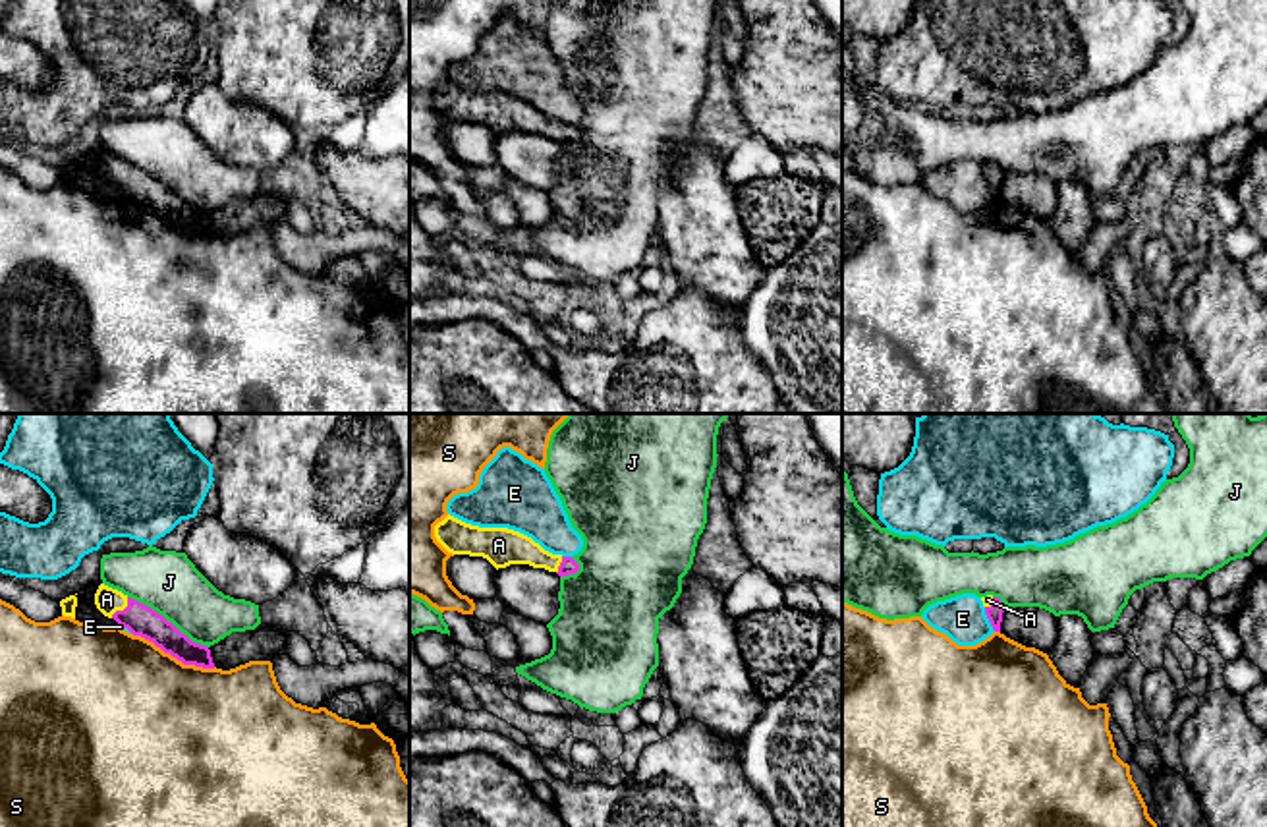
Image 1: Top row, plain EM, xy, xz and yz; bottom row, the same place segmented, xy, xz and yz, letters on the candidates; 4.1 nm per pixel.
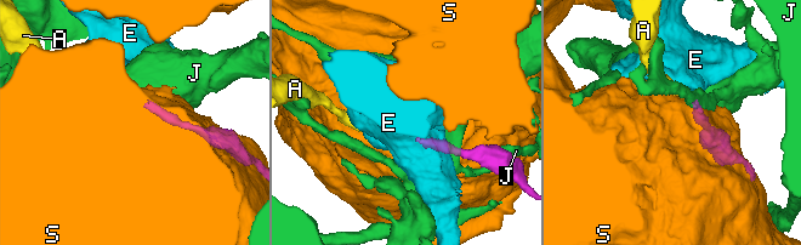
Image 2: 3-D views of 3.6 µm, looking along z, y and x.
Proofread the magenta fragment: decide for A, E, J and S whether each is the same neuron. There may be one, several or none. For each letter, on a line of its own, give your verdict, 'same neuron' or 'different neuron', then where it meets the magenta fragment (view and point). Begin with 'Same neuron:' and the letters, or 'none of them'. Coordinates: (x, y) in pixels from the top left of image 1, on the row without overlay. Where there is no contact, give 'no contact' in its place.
Same neuron: A
A: same neuron | xy (124, 176)
E: different neuron | yz (989, 186)
J: different neuron | xy (167, 188)
S: different neuron | xy (174, 223)

